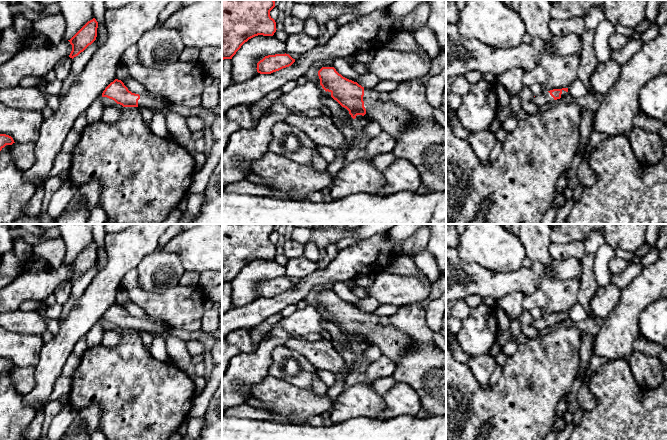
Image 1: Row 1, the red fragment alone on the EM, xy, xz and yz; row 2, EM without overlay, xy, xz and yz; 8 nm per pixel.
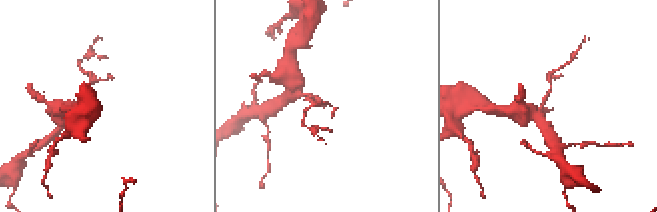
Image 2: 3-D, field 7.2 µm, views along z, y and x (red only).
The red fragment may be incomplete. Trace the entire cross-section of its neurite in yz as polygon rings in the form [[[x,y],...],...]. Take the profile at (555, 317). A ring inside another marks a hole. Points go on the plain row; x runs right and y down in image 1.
[[[568,312],[553,313],[550,315],[543,315],[539,319],[535,319],[533,322],[533,327],[535,327],[539,332],[547,327],[554,324],[560,323],[568,319]]]

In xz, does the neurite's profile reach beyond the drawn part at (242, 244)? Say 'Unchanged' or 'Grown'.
Unchanged

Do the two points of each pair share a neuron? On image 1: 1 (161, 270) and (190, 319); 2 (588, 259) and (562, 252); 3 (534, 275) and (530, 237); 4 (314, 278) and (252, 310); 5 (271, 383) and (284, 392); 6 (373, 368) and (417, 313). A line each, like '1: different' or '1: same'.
1: different
2: different
3: different
4: same
5: same
6: different

